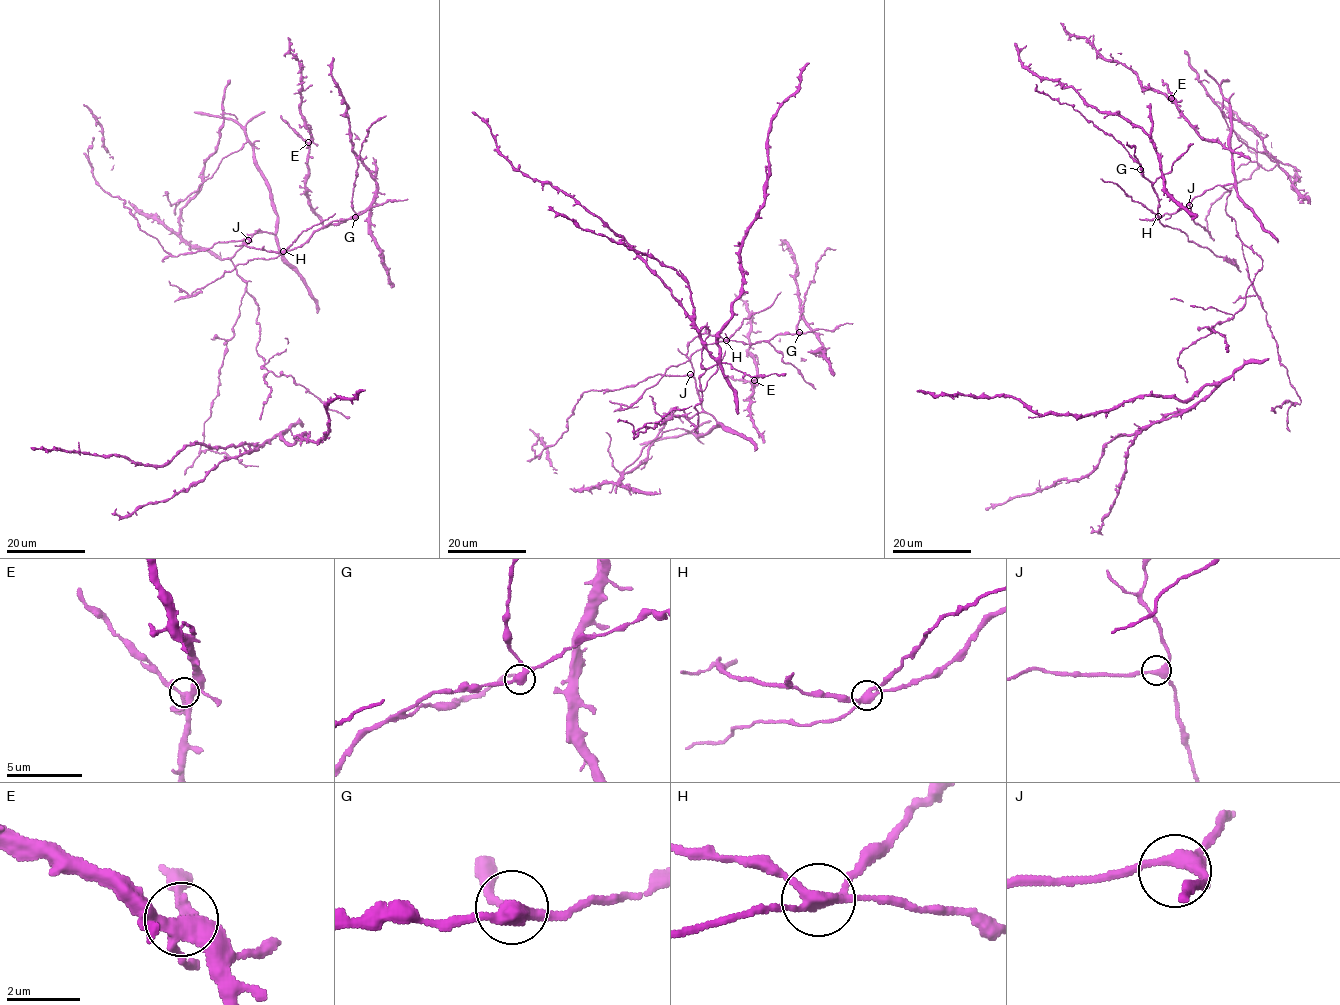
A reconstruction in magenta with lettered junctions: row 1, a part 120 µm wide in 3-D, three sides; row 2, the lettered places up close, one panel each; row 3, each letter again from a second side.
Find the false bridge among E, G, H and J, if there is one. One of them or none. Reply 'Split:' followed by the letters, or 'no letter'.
Split: H

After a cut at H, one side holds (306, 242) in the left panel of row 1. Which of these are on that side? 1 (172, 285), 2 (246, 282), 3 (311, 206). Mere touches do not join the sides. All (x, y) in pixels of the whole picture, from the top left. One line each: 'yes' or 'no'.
1: no
2: yes
3: yes

